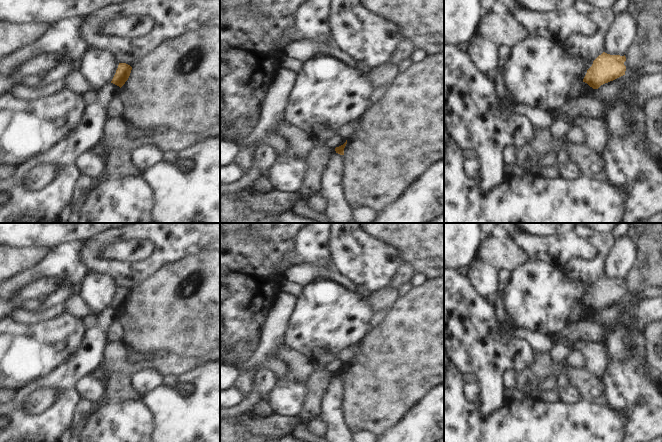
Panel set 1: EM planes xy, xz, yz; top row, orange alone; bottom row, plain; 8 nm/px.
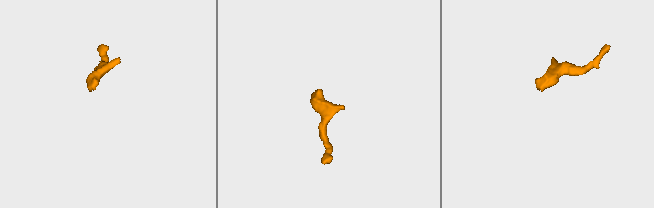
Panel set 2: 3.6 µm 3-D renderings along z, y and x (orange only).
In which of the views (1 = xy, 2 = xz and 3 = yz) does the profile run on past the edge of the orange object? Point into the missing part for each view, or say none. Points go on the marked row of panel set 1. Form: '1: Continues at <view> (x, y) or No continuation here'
1: No continuation here
2: No continuation here
3: No continuation here.

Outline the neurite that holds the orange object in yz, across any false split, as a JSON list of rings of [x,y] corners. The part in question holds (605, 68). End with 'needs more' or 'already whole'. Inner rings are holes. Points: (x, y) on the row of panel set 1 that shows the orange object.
[[[603,52],[593,61],[592,66],[587,70],[583,82],[593,89],[598,89],[601,85],[625,75],[625,61],[625,55],[610,55]]] | already whole

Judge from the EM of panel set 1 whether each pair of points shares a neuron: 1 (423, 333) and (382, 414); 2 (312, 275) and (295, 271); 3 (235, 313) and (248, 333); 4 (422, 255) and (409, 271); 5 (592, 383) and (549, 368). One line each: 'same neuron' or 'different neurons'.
1: same neuron
2: same neuron
3: same neuron
4: different neurons
5: same neuron

